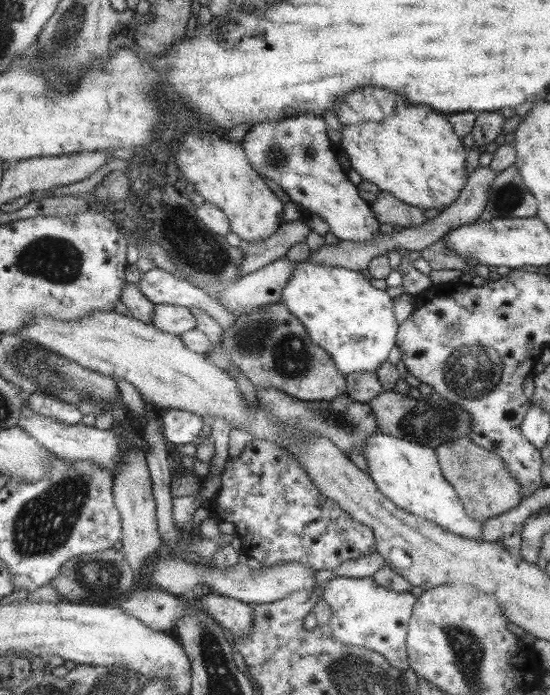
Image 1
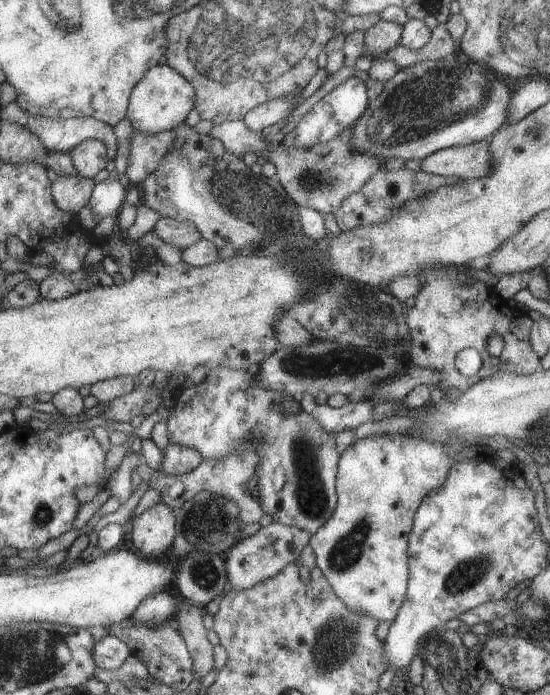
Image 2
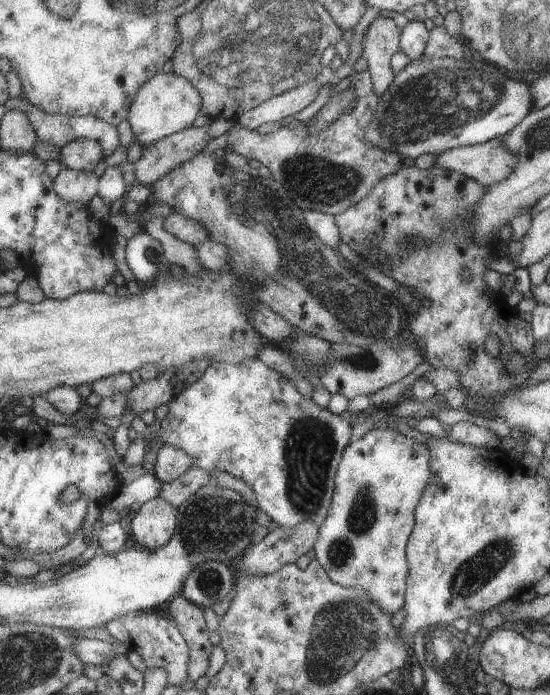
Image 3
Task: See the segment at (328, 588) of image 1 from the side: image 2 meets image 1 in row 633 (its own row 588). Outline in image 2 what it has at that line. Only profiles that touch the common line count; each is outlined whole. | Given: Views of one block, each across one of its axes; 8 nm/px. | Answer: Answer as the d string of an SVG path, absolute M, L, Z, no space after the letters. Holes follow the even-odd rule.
M380 434L371 435L356 442L351 443L341 455L338 456L337 478L335 479L335 490L338 493L337 506L334 508L334 514L322 527L319 527L312 535L310 535L310 547L313 549L315 557L315 566L322 571L322 575L332 588L333 594L339 598L347 606L354 609L355 612L363 612L363 616L373 616L375 620L393 620L398 611L401 610L402 604L406 600L406 586L408 578L408 564L406 544L413 530L414 512L418 510L422 500L430 494L434 488L441 487L446 480L447 471L457 460L469 460L469 458L478 458L478 453L483 452L484 448L480 446L469 446L461 450L454 457L447 456L441 450L441 444L431 444L429 440L419 440L419 438L411 438L411 436L403 436L401 434Z

